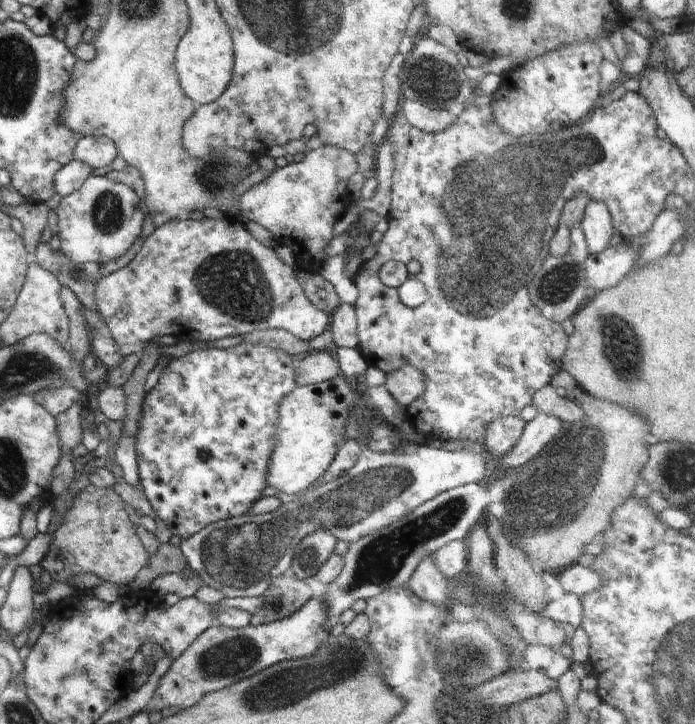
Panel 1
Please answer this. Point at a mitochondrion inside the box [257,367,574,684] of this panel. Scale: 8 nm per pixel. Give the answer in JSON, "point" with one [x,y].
{"point":[381,560]}

